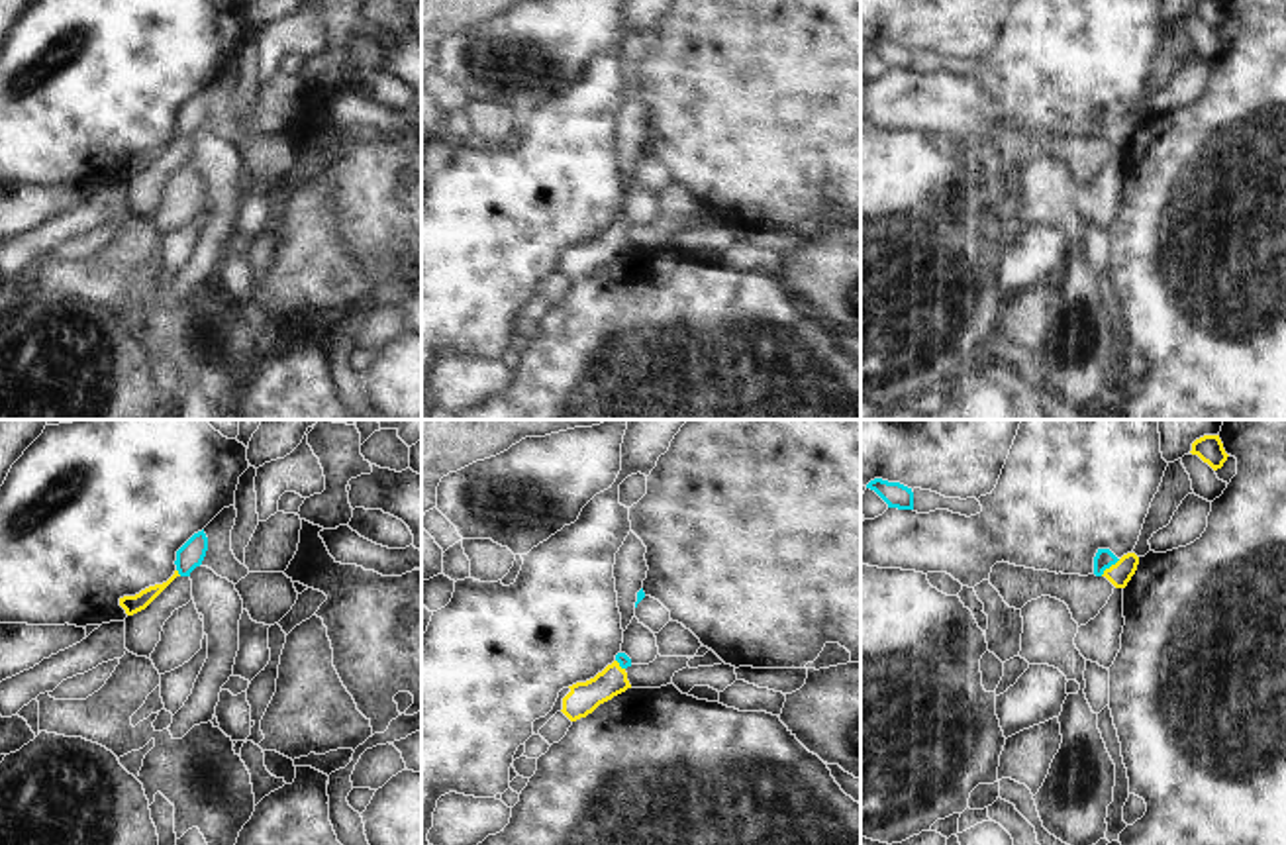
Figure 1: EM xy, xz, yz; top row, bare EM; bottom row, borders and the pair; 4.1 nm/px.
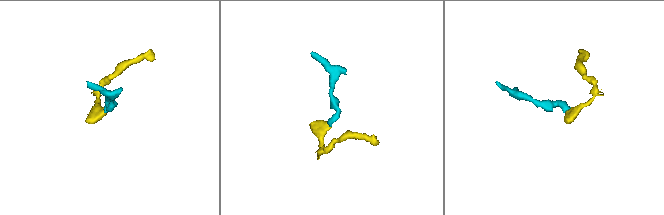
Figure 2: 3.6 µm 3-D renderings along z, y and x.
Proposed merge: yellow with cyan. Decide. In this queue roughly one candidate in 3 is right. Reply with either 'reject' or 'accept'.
accept

